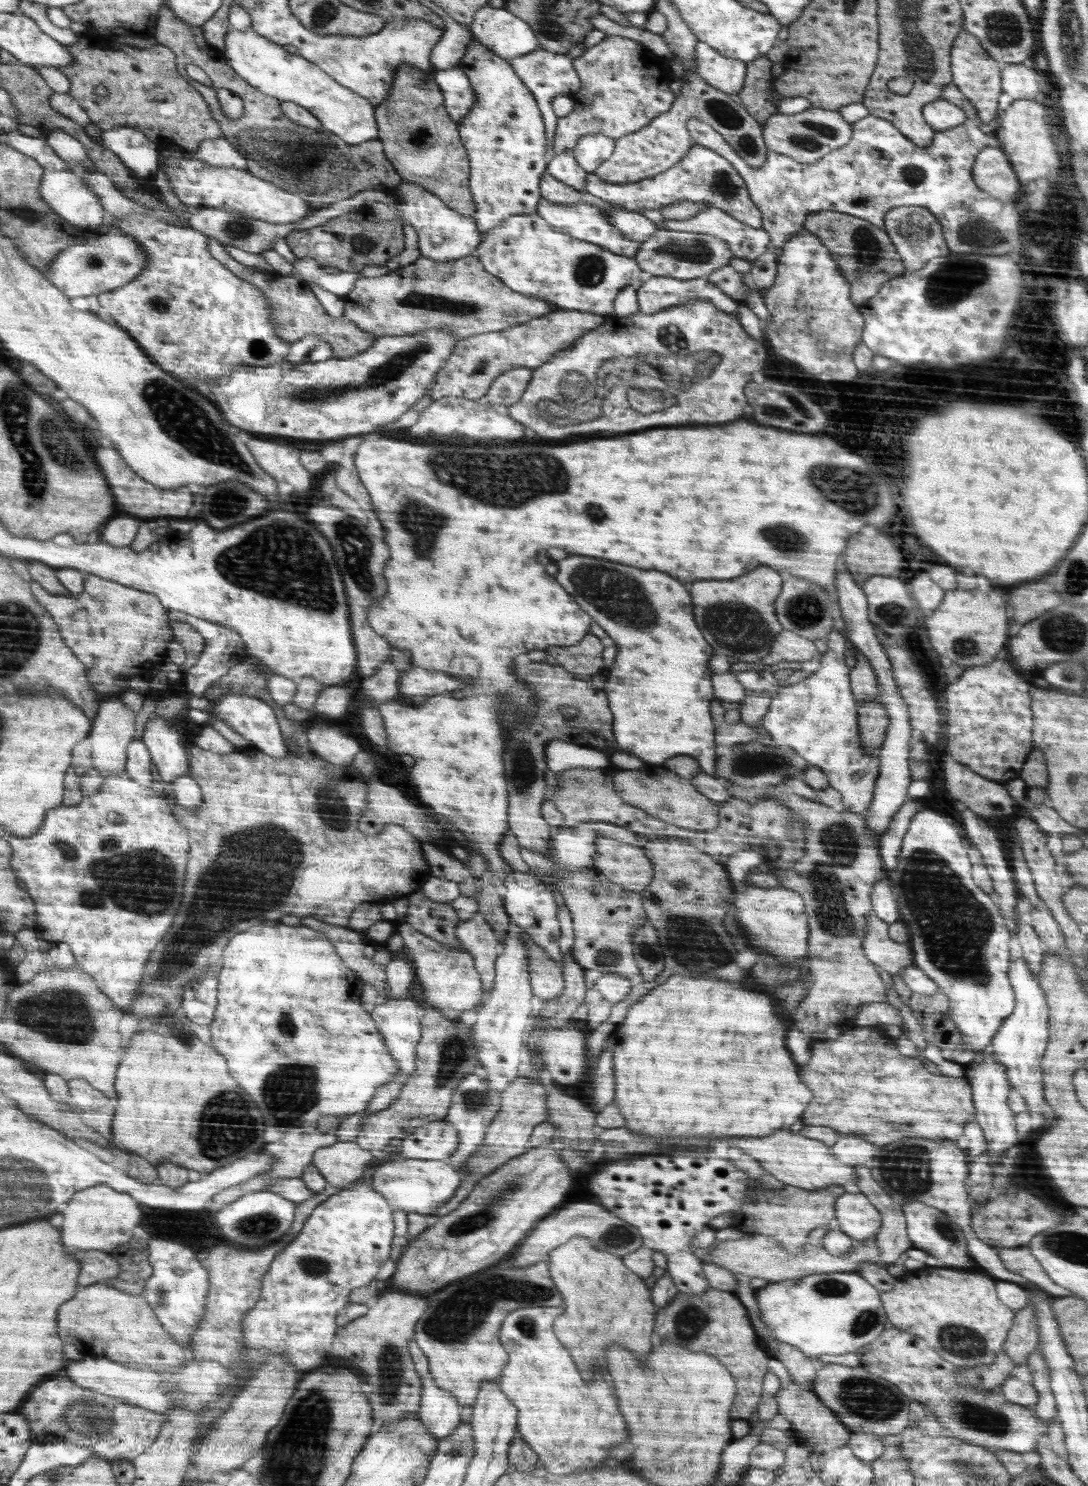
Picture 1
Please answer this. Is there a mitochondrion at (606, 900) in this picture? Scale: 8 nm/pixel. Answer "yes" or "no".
yes

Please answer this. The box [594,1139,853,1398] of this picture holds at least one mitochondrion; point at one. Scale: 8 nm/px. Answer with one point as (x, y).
(691, 1320)

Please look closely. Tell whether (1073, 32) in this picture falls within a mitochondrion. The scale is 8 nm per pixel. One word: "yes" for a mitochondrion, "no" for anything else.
yes

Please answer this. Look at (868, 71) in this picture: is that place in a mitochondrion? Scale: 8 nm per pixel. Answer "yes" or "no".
no

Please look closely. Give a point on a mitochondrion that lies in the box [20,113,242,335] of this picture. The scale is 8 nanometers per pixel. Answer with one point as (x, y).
(95, 259)

